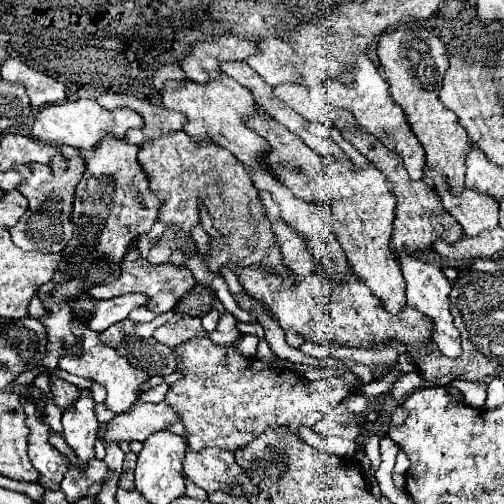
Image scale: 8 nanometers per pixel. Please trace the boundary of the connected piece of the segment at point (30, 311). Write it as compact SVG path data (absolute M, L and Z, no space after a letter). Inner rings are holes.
M35 293L29 301L29 307L27 307L27 317L33 317L33 319L45 319L49 317L51 311L45 307L45 303L41 301L41 297Z

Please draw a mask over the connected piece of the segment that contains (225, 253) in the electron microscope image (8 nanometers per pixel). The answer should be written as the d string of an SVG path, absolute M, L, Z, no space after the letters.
M173 131L173 133L161 135L157 139L145 141L139 151L139 163L143 165L143 169L149 177L151 189L159 195L159 199L163 199L163 205L161 205L161 211L157 217L167 227L189 231L193 225L197 225L199 223L199 201L197 199L199 197L203 199L203 203L207 205L207 209L215 221L215 227L223 233L223 239L211 239L211 255L213 257L211 257L211 261L205 261L211 271L219 273L219 267L225 267L229 261L235 261L237 265L267 265L271 269L277 269L279 273L287 273L287 269L281 263L279 245L275 243L271 225L263 217L263 205L259 205L257 189L255 189L247 169L235 159L235 155L227 153L227 149L223 149L221 145L213 145L209 139L195 141L185 131Z

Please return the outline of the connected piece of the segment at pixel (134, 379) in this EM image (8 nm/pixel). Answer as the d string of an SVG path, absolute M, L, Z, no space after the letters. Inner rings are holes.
M77 319L71 321L71 333L73 333L73 337L77 337L77 343L73 347L65 349L65 353L59 357L59 367L71 375L89 377L89 379L101 383L107 389L107 399L105 399L107 409L113 409L113 411L129 409L131 403L135 403L135 399L139 397L139 393L137 393L139 385L149 379L147 373L133 369L129 365L129 361L125 357L121 357L113 347L99 341L101 333L89 329L85 323L81 323Z

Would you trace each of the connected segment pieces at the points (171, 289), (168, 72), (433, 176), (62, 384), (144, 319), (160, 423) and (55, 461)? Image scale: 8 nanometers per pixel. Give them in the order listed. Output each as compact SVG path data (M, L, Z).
M133 247L127 251L123 261L119 263L119 275L113 281L103 281L103 283L93 283L87 289L87 295L93 299L111 299L115 295L125 295L125 293L141 293L147 297L147 307L153 309L155 313L163 313L179 303L179 299L195 285L195 279L189 269L163 263L163 265L151 265L139 255L139 247Z
M163 65L163 67L159 67L155 71L155 77L153 77L155 89L161 89L167 79L185 79L185 73L181 71L179 65Z
M425 165L425 177L433 181L433 185L439 191L439 197L443 201L443 207L453 213L453 217L463 227L465 235L477 235L483 229L497 227L499 221L499 205L495 199L491 199L485 193L479 193L477 189L465 187L461 193L453 193L451 183L439 169Z
M51 377L49 385L51 385L51 391L53 391L53 401L57 405L61 405L61 409L67 409L67 405L77 399L77 387L71 385L69 381L59 379L59 377Z
M146 306L135 308L135 310L132 310L128 316L129 319L137 323L147 323L152 321L155 317L156 314Z
M165 401L153 405L135 405L127 415L115 415L109 421L105 441L145 441L151 433L165 429L176 435L186 435L179 413Z
M27 401L27 425L31 429L29 435L29 459L33 463L33 467L39 471L41 475L41 485L45 489L59 489L59 481L63 479L65 471L67 471L67 459L63 457L63 453L59 453L57 449L53 449L47 443L47 433L49 427L43 425L39 419L35 419L35 405L31 405Z

